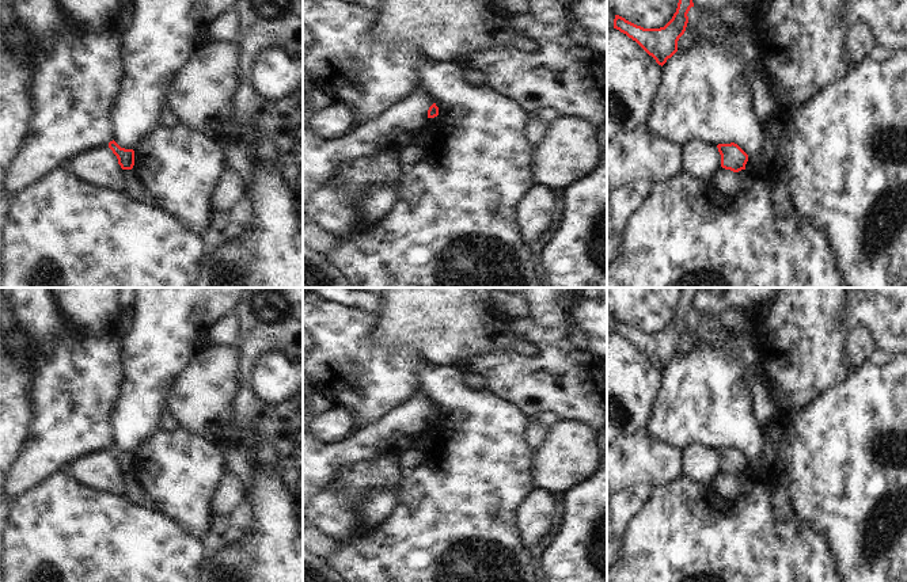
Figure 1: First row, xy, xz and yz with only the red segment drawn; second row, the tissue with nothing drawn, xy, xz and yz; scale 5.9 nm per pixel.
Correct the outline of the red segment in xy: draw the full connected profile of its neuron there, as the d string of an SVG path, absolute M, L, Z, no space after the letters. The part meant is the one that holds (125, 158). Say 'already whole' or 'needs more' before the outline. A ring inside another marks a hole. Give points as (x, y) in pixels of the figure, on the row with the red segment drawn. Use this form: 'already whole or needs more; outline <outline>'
already whole; outline M114 140L109 142L109 148L118 159L118 164L122 170L132 170L134 166L134 151L121 148Z

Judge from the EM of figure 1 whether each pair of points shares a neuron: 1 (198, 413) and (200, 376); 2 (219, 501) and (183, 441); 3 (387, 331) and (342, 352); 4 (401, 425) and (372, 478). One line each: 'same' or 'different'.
1: same
2: different
3: different
4: different

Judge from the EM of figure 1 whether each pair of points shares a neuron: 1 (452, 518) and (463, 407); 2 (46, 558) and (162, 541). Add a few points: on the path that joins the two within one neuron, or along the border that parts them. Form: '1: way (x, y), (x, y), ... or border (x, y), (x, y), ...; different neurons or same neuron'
1: way (463, 491), (463, 434); same neuron
2: way (75, 558), (133, 558); same neuron

